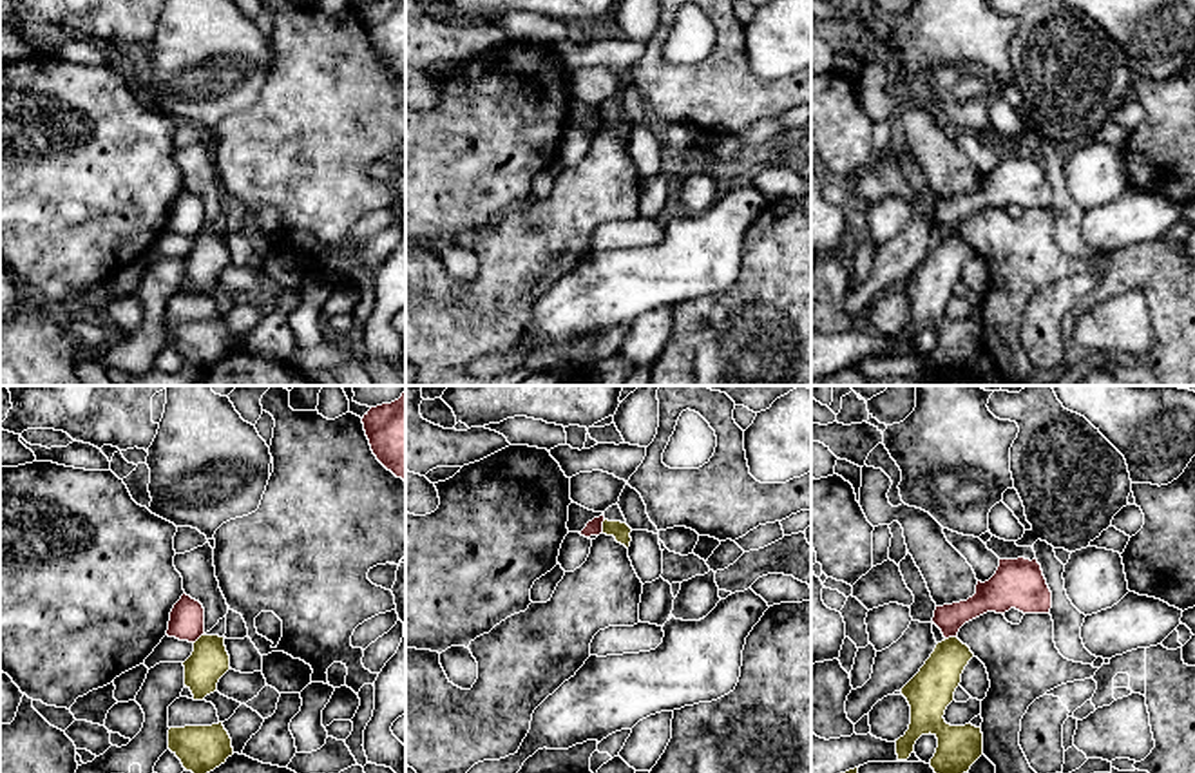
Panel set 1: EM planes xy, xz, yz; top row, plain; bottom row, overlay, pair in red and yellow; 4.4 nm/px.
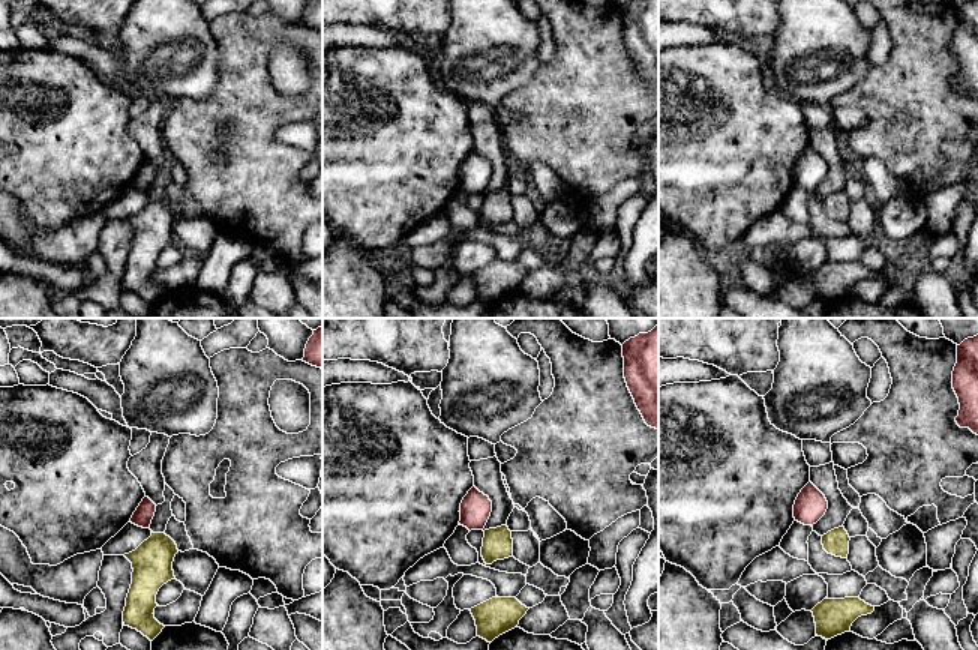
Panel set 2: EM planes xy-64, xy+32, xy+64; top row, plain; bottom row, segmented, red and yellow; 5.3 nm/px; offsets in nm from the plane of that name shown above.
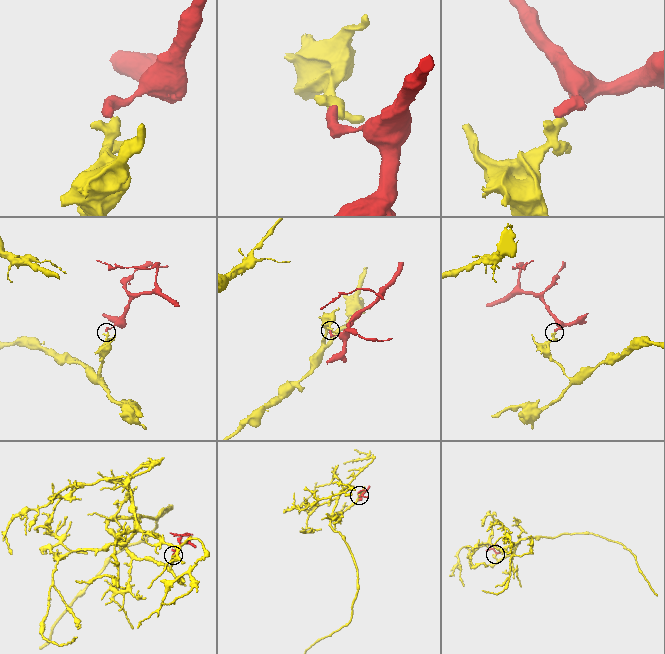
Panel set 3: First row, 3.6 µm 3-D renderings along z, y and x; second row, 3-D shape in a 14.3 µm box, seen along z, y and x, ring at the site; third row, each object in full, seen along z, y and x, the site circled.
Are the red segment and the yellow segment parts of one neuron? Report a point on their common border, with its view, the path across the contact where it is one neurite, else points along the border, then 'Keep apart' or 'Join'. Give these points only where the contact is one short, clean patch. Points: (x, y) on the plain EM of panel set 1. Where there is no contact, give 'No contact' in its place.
Touches red at xz (602, 122). Boundary: xz (605, 114), (602, 127). Keep apart

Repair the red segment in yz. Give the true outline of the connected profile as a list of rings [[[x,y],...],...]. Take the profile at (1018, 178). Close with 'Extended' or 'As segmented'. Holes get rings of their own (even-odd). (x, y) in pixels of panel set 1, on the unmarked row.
[[[999,154],[996,168],[976,179],[976,188],[967,196],[936,201],[932,217],[943,232],[958,232],[960,223],[987,208],[1007,208],[1016,203],[1023,208],[1048,208],[1052,186],[1037,154]]]. As segmented

